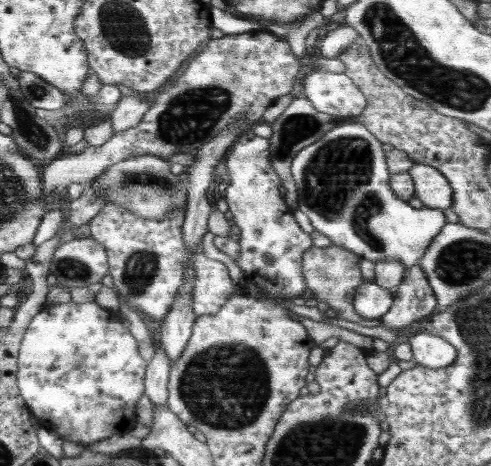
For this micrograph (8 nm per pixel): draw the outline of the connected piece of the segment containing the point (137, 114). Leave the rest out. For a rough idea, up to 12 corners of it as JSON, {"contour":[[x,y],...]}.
{"contour":[[122,96],[110,111],[113,132],[133,128],[151,103]]}

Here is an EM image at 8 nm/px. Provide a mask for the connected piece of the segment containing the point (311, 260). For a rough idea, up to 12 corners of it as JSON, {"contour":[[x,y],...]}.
{"contour":[[340,245],[302,256],[306,288],[336,317],[367,327],[354,310],[361,256]]}

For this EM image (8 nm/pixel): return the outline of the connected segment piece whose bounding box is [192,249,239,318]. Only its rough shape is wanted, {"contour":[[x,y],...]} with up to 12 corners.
{"contour":[[197,257],[196,318],[214,315],[238,293],[227,267]]}

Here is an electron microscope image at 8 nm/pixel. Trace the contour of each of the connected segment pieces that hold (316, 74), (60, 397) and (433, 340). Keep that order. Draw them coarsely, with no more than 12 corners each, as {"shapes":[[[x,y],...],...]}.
{"shapes":[[[314,69],[302,92],[318,112],[342,121],[367,103],[344,73]],[[48,302],[19,356],[40,425],[135,426],[146,360],[114,310]],[[434,332],[411,336],[413,361],[446,368],[458,351]]]}

